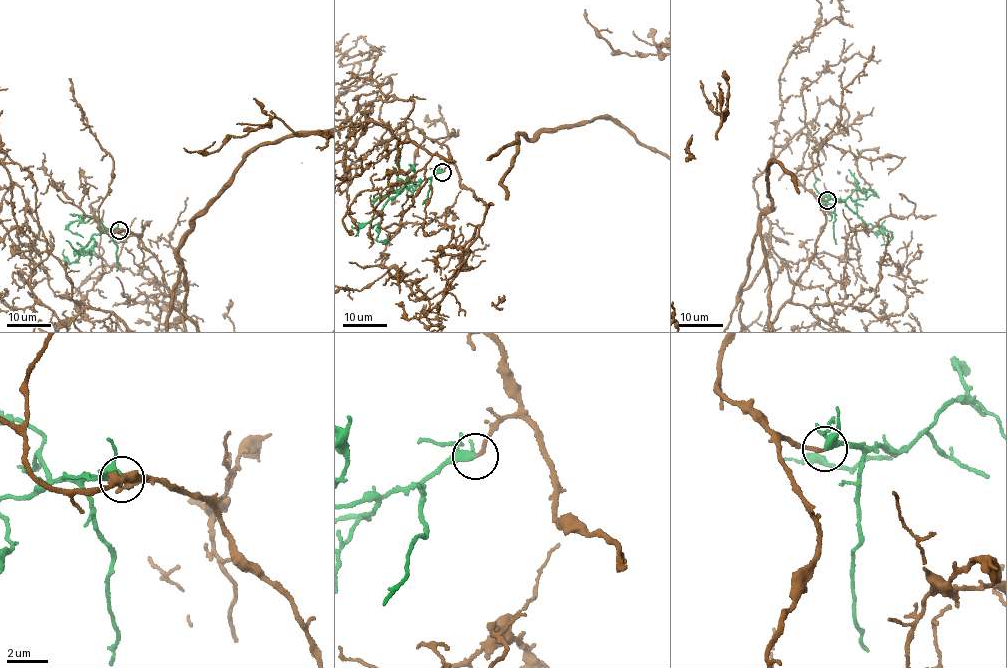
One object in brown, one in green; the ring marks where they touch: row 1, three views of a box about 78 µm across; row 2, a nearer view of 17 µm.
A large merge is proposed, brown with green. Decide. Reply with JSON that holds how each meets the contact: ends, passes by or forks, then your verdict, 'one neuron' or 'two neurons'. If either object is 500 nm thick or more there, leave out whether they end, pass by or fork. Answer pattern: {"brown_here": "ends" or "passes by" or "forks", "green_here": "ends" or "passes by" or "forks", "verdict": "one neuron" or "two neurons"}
{"brown_here": "ends", "green_here": "forks", "verdict": "one neuron"}

